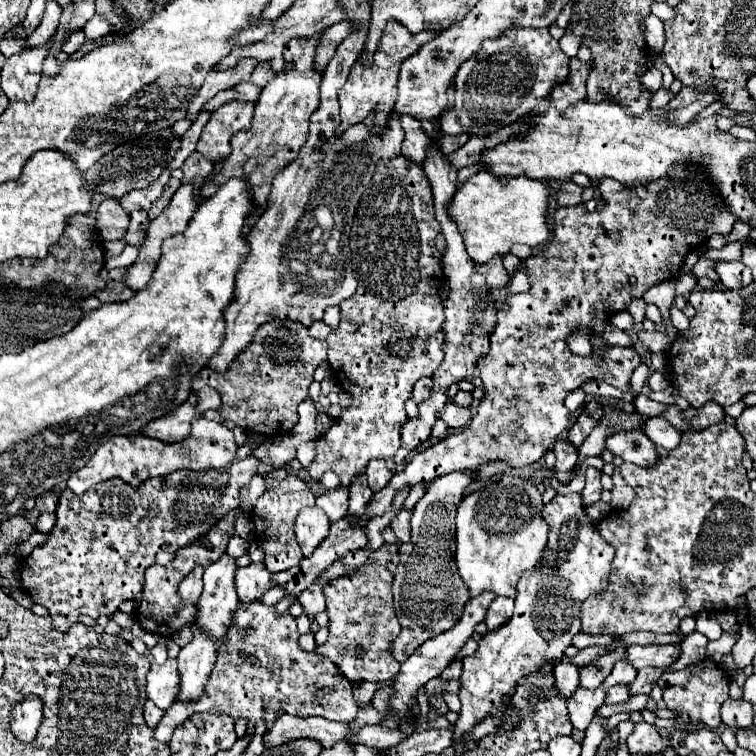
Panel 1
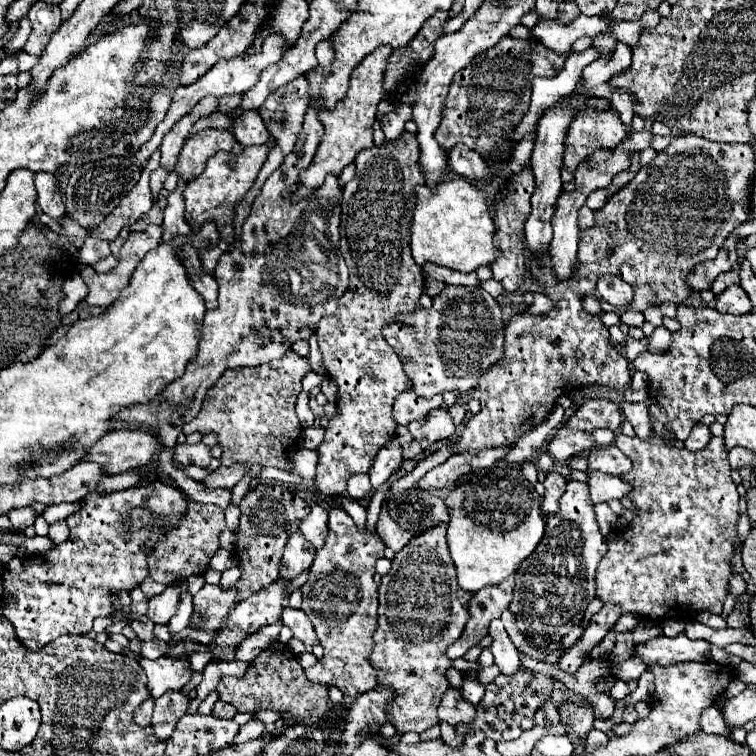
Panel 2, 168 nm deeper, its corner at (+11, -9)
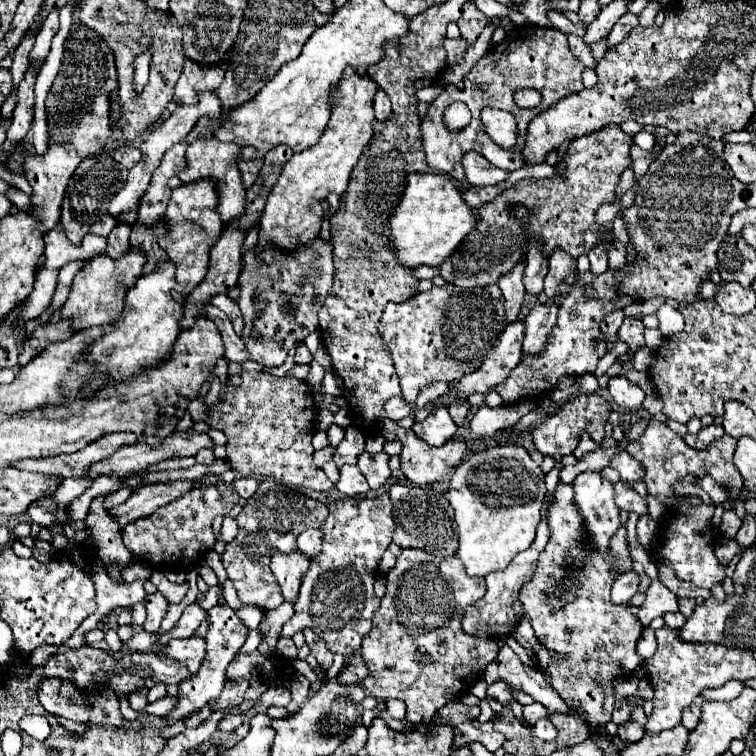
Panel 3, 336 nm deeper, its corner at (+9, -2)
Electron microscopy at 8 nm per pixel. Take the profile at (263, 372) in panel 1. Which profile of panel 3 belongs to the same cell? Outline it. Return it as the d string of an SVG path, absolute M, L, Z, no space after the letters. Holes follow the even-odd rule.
M242 372L242 384L226 384L226 396L216 406L208 406L204 396L188 406L192 422L204 422L222 430L228 438L226 452L232 470L244 476L262 474L266 478L304 486L312 490L330 490L334 484L312 462L314 436L314 394L312 388L294 376L274 376L270 372Z

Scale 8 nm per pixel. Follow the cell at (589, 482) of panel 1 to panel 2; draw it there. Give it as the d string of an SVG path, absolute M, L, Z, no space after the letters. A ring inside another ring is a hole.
M600 471L590 473L588 487L590 487L592 503L594 501L602 503L602 501L610 501L610 499L622 499L622 497L628 497L628 493L632 493L632 487L622 477L600 473Z

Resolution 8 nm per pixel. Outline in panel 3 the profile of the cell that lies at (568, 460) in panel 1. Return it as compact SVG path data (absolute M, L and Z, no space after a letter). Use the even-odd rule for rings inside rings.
M558 482L554 500L546 512L550 540L540 554L532 582L520 590L520 602L524 604L524 616L532 620L538 642L566 658L562 662L554 660L548 666L554 690L568 706L584 710L586 722L594 732L606 734L600 730L600 726L610 722L610 712L614 706L612 680L634 672L636 666L642 664L642 658L636 654L636 642L642 634L642 624L624 604L616 606L610 602L614 576L610 574L608 554L586 552L586 528L582 526L582 516L572 506L572 498L572 486ZM564 566L574 566L578 572L578 582L574 584L576 600L566 604L562 610L554 610L546 604L546 598L550 594L562 596L562 584L568 584Z

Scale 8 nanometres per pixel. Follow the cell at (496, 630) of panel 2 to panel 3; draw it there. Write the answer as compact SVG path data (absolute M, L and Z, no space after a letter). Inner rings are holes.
M502 646L498 656L498 668L500 668L500 676L504 680L508 680L514 688L530 694L536 702L544 704L548 714L554 714L554 710L562 710L568 712L568 706L562 698L558 698L558 694L544 682L542 672L536 668L528 668L520 662L520 658L512 652L512 648Z

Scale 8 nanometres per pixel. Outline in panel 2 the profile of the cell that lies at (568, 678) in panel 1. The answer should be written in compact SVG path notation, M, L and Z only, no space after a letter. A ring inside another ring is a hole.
M544 703L536 713L536 725L540 725L540 727L550 727L550 725L556 725L558 721L560 721L558 707L552 703Z

